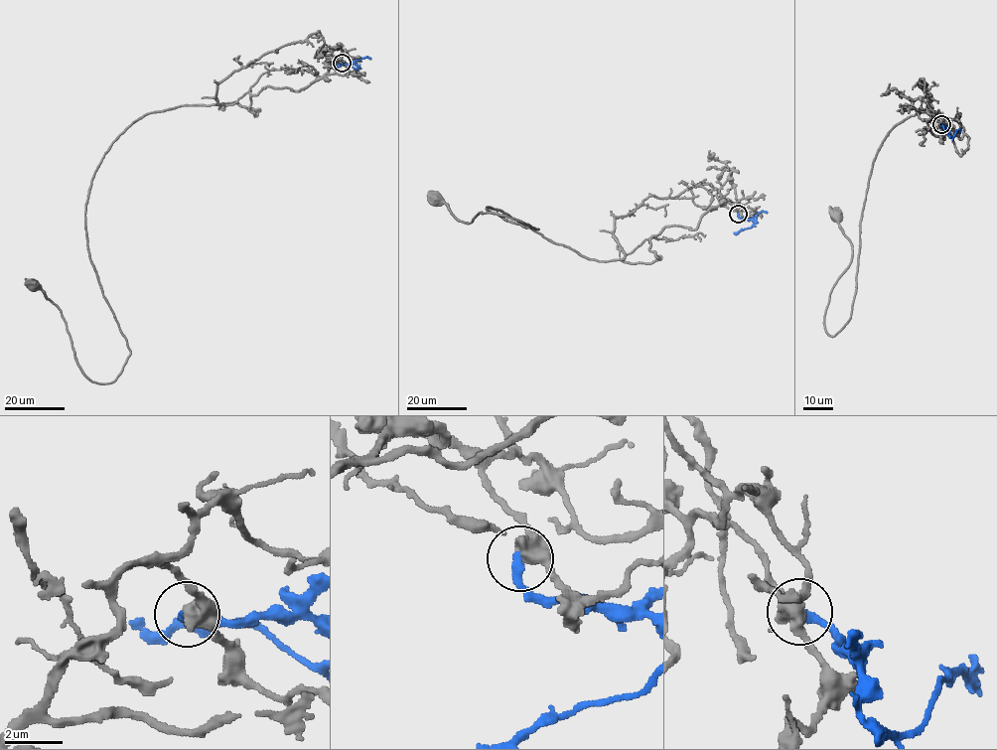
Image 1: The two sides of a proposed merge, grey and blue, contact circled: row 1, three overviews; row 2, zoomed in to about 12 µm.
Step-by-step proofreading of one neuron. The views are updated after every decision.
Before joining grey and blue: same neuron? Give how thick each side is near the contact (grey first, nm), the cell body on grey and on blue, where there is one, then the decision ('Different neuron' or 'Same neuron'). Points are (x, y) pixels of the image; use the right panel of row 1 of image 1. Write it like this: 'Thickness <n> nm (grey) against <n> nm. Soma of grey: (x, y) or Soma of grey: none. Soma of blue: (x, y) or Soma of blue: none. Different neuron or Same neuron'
Thickness 500 nm (grey) against 280 nm. Soma of grey: (835, 215). Soma of blue: none. Different neuron

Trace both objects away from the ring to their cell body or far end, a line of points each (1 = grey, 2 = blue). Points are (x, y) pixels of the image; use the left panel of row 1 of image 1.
1: (342, 64), (298, 90), (145, 113), (114, 140), (85, 223), (130, 352), (115, 380), (84, 374), (33, 284)
2: (342, 64), (355, 64), (357, 67), (337, 64)

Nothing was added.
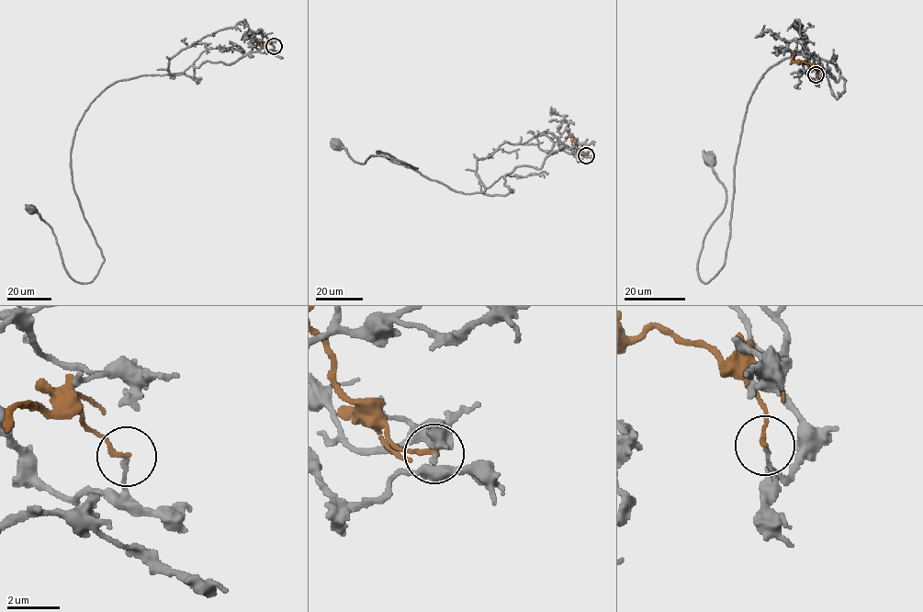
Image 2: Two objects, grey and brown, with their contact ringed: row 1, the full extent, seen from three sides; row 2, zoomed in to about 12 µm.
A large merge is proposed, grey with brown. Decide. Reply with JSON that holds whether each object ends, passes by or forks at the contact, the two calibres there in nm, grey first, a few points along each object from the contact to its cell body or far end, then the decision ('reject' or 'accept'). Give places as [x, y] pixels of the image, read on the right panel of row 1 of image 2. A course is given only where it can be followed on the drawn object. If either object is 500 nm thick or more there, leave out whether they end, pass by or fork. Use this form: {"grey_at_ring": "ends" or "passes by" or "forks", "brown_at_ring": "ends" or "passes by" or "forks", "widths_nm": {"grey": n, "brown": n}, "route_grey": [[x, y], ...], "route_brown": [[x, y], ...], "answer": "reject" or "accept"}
{"grey_at_ring": "ends", "brown_at_ring": "ends", "widths_nm": {"grey": 130, "brown": 170}, "route_grey": [[816, 75], [806, 57], [811, 78], [839, 70], [797, 53], [751, 95], [707, 282], [726, 199], [709, 158]], "route_brown": [[816, 74], [808, 63], [792, 62], [794, 52]], "answer": "reject"}

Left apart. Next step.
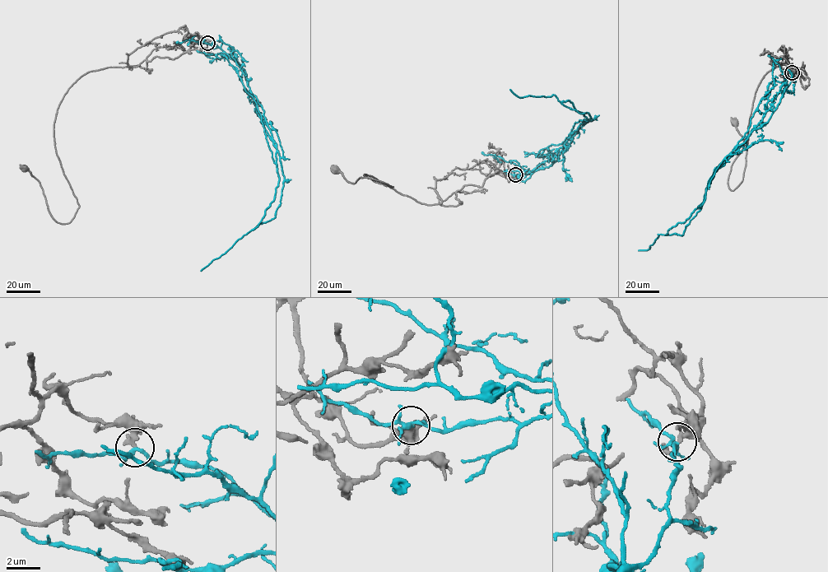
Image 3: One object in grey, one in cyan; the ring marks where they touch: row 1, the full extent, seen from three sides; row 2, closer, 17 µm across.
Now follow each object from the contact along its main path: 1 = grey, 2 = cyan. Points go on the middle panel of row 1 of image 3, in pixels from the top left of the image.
1: (515, 174), (500, 170), (426, 205), (335, 169)
2: (515, 174), (551, 165), (588, 119), (568, 100), (560, 101), (554, 95), (521, 98), (510, 90)

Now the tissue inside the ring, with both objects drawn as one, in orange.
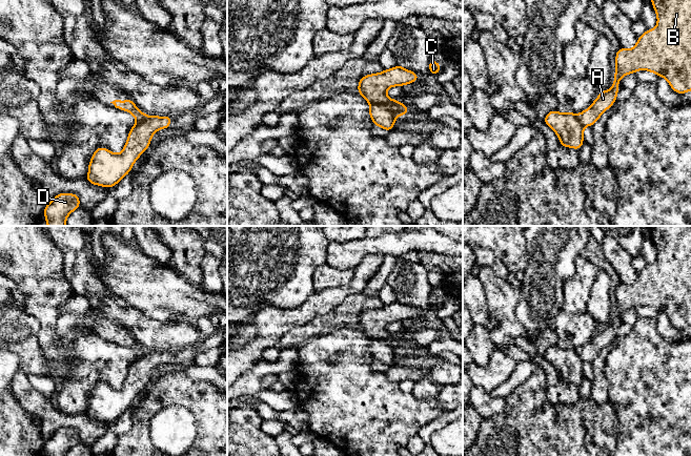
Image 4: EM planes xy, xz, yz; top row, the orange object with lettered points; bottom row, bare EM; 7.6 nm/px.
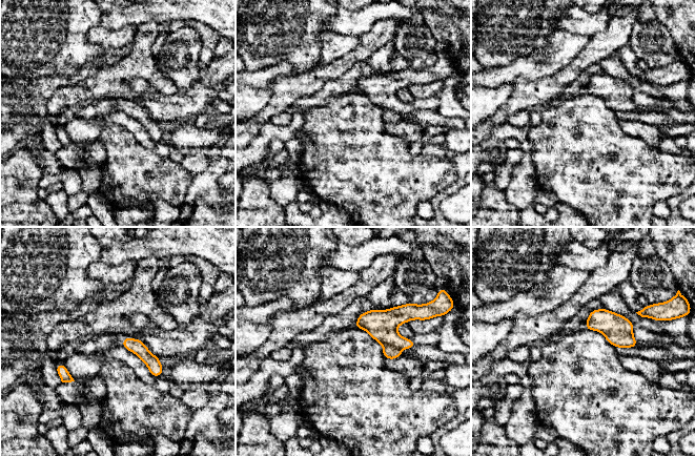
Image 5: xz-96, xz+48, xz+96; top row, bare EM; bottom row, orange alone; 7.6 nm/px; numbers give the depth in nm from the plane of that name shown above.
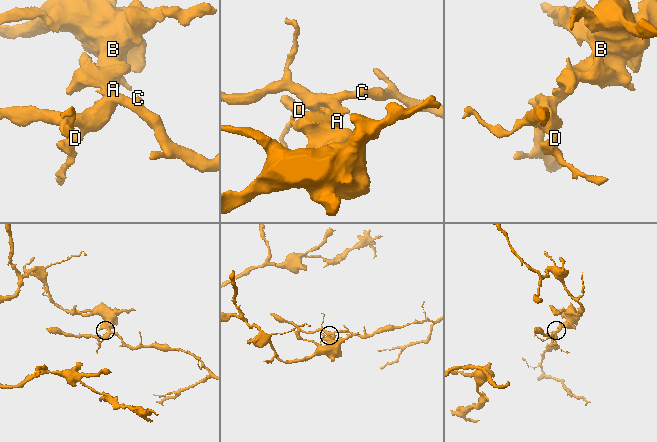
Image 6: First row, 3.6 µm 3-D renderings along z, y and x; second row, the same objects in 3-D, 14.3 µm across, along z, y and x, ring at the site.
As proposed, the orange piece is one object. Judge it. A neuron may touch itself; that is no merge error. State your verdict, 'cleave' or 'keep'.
cleave

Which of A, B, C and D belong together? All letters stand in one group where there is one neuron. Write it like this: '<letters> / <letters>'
A B / C D

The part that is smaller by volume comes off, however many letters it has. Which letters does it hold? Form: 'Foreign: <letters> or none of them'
Foreign: C, D

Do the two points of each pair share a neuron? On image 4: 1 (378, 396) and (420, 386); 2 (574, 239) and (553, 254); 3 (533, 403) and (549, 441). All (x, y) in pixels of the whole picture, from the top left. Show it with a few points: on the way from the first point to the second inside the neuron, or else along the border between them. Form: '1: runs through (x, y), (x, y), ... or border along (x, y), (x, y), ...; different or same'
1: border along (411, 393), (418, 397), (437, 397); different
2: runs through (569, 239), (559, 249); same
3: runs through (533, 413), (533, 426), (540, 432); same

